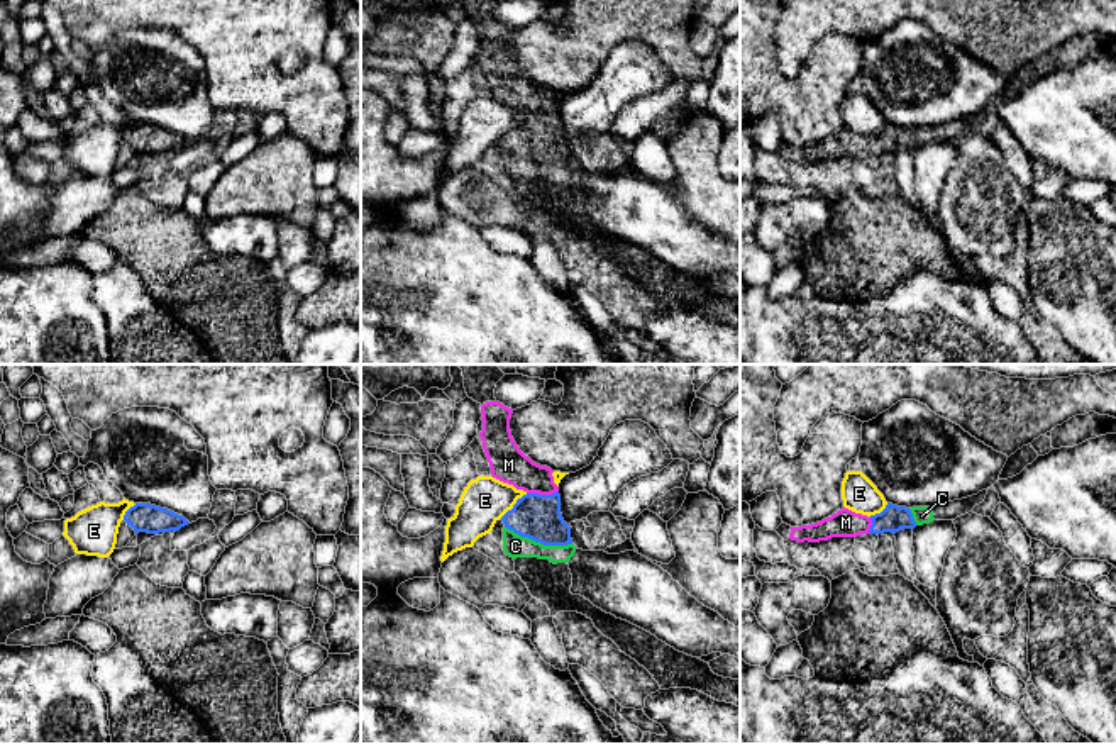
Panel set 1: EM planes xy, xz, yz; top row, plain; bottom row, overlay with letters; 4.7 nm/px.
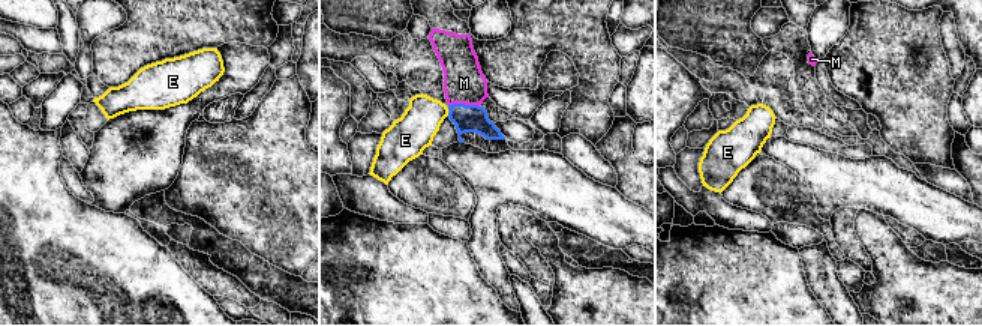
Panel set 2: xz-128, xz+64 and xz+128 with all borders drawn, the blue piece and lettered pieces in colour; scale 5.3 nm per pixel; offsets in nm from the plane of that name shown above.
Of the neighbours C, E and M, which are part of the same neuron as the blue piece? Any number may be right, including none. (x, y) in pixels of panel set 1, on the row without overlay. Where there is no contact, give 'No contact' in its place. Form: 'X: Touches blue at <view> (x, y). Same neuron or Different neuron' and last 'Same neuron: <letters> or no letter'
C: Touches blue at xz (539, 161). Same neuron
E: Touches blue at xz (513, 126). Different neuron
M: Touches blue at xz (542, 116). Same neuron
Same neuron: C, M

